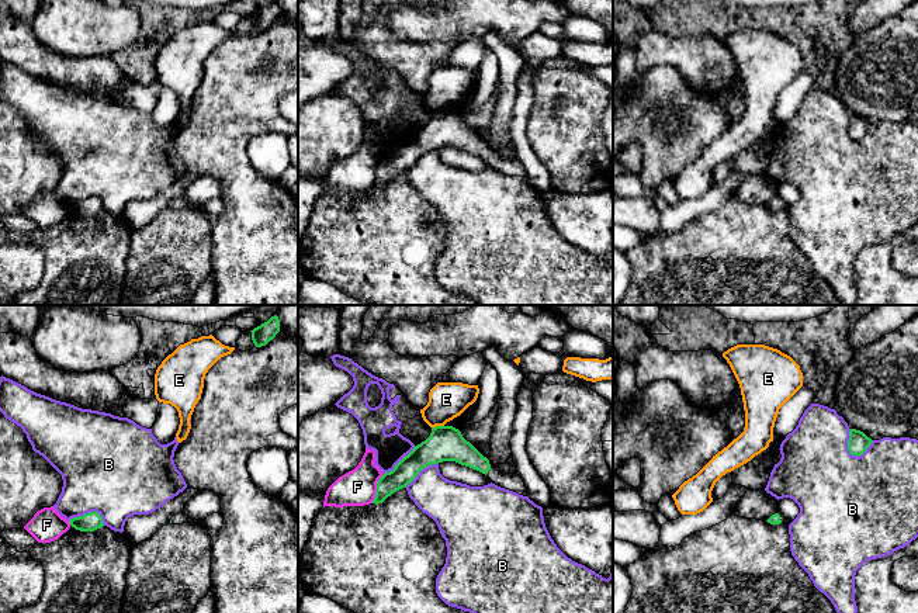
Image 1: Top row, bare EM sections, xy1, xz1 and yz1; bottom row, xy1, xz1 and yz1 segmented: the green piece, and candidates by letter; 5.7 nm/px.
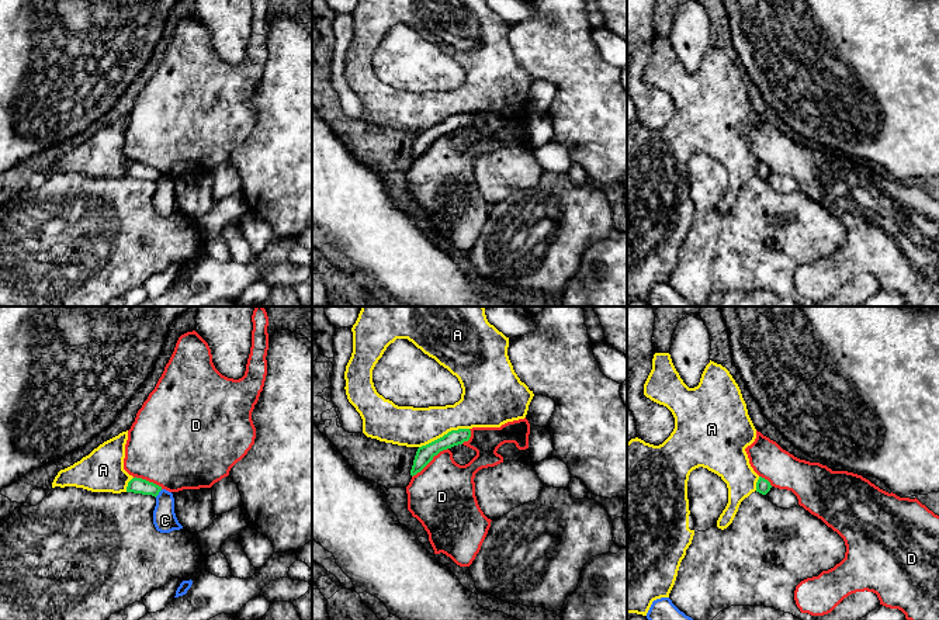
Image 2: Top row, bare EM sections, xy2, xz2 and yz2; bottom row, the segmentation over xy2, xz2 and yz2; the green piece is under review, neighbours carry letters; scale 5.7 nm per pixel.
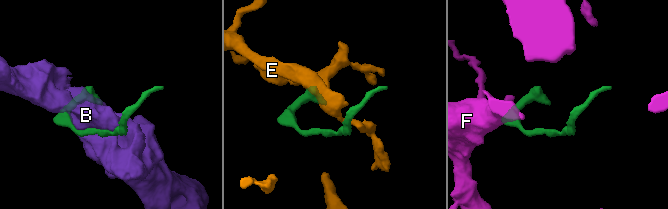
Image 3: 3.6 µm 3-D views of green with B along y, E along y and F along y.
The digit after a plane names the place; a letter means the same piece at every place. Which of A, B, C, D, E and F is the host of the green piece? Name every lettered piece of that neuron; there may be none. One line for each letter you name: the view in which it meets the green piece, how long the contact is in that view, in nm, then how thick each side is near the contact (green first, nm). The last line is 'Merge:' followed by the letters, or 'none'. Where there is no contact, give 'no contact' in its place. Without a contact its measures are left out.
Merge: none

